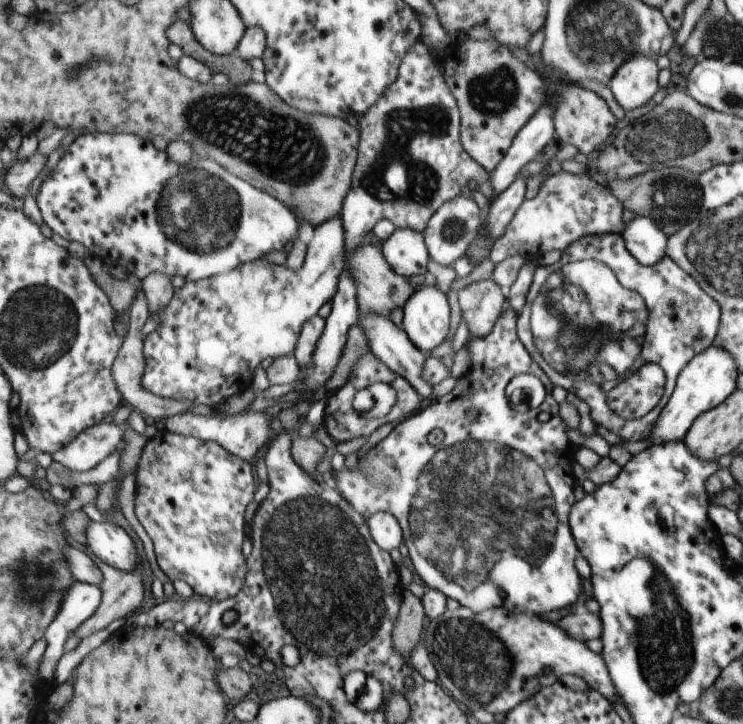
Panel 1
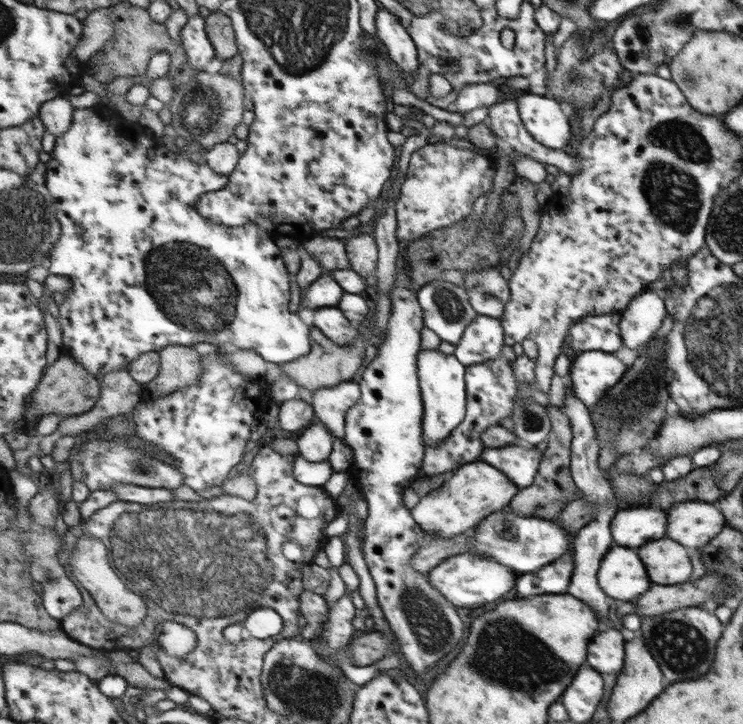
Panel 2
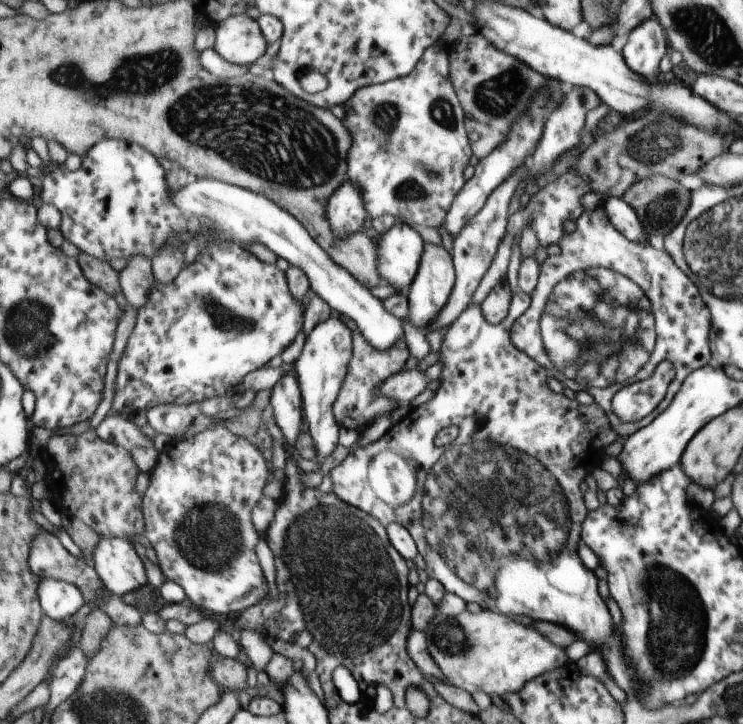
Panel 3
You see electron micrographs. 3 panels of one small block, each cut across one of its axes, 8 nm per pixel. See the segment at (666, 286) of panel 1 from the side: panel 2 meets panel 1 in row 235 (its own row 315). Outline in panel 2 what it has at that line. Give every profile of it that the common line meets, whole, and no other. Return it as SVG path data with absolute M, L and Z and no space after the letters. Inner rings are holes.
M611 313L578 320L568 329L564 344L566 348L562 348L562 353L567 355L570 362L574 362L582 351L616 352L625 346L621 336L621 319L620 313ZM569 350L572 350L572 354L569 354Z

